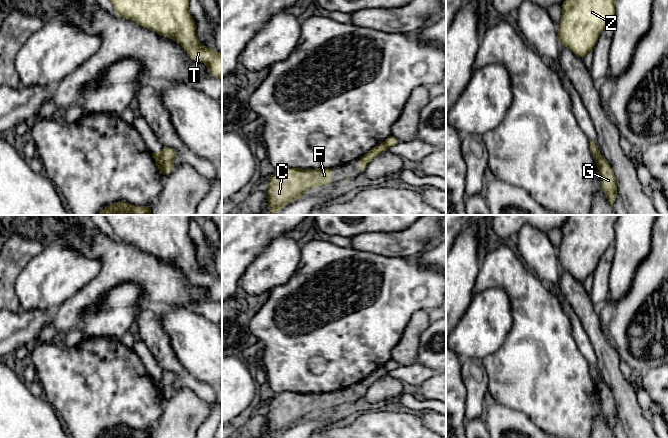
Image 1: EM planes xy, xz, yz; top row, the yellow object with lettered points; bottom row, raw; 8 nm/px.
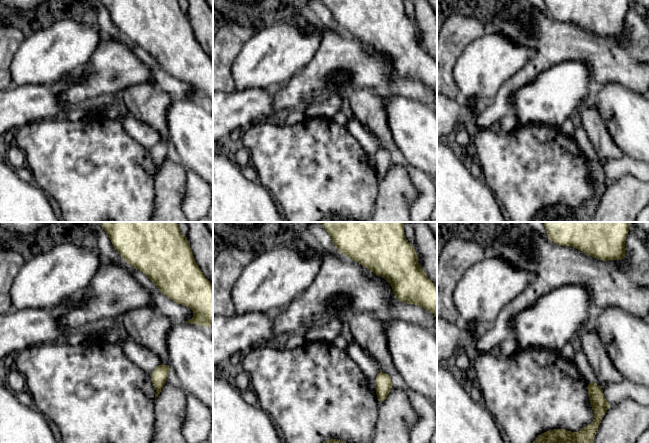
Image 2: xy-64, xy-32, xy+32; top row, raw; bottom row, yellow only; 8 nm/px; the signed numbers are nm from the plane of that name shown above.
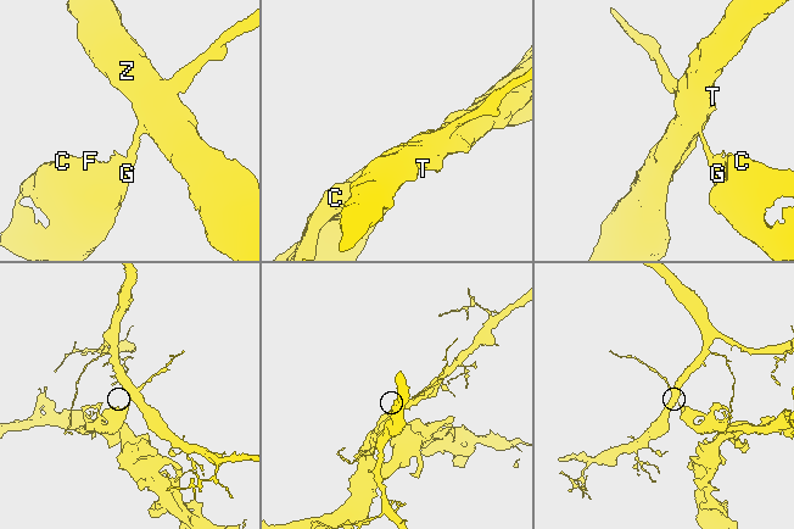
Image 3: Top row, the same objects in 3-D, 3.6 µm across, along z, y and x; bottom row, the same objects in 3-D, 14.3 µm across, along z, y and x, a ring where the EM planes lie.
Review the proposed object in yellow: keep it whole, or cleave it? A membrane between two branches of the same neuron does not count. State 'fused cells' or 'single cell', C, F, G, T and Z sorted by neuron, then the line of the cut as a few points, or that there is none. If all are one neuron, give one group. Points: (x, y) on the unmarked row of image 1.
fused cells | C F G / T Z | xy (160, 380), (163, 398)

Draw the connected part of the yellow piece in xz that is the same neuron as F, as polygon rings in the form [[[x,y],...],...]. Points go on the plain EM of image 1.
[[[281,392],[276,394],[268,404],[268,436],[278,437],[284,430],[304,420],[304,417],[316,410],[332,408],[332,392],[302,393]]]

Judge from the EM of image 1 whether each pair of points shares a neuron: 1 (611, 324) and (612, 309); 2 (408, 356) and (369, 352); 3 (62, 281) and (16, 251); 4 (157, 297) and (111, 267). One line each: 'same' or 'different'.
1: same
2: different
3: different
4: same

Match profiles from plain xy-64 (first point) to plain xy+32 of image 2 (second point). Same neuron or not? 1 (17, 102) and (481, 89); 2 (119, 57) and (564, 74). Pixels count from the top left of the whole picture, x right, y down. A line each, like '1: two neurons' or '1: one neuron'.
1: two neurons
2: two neurons

